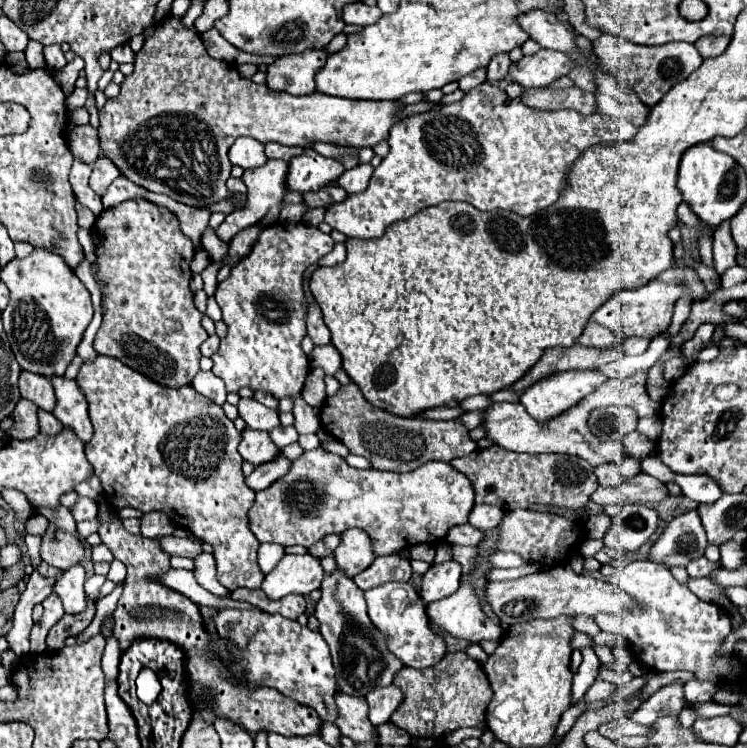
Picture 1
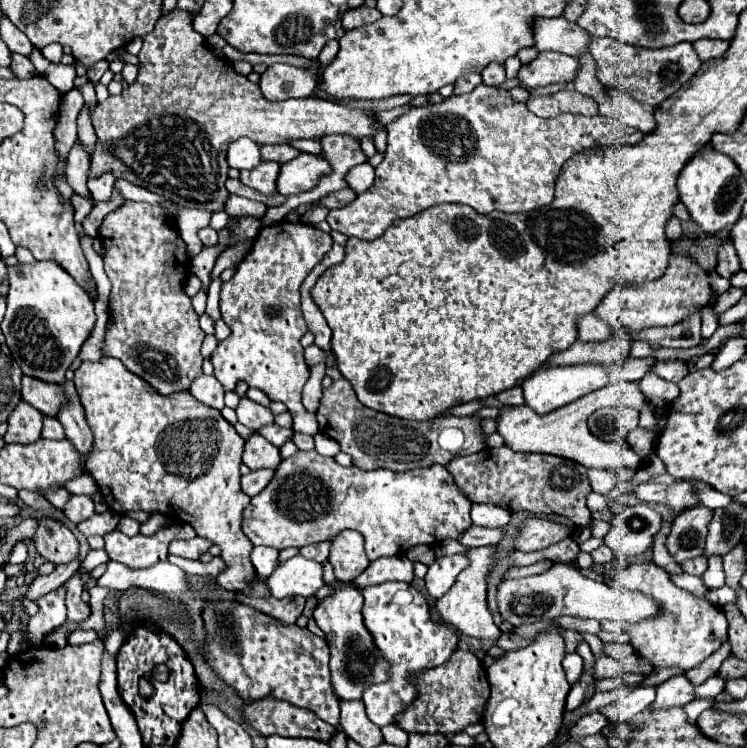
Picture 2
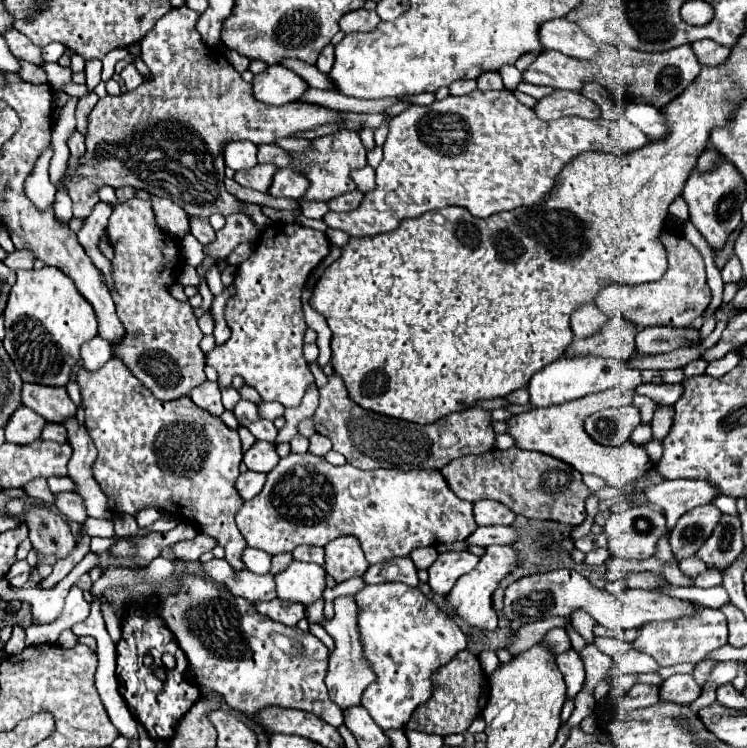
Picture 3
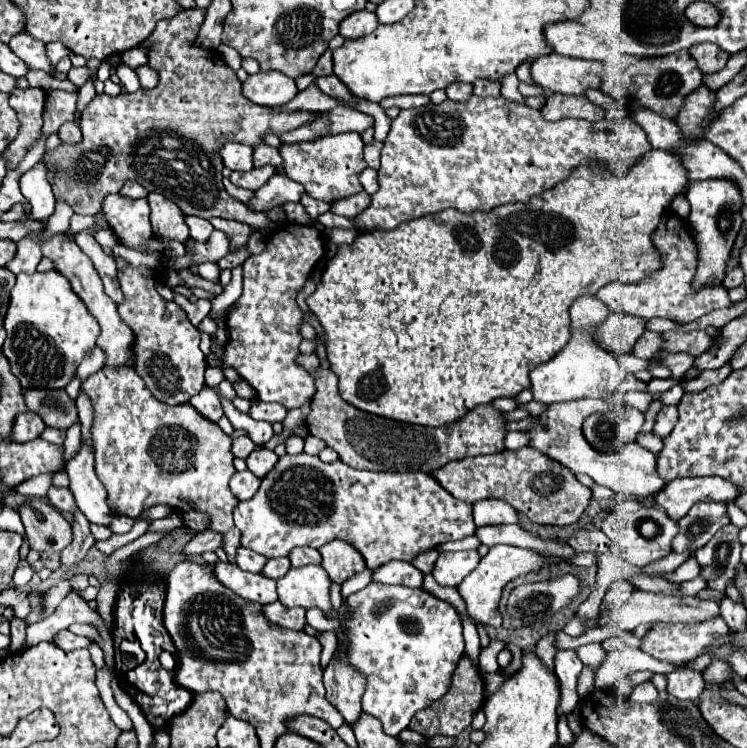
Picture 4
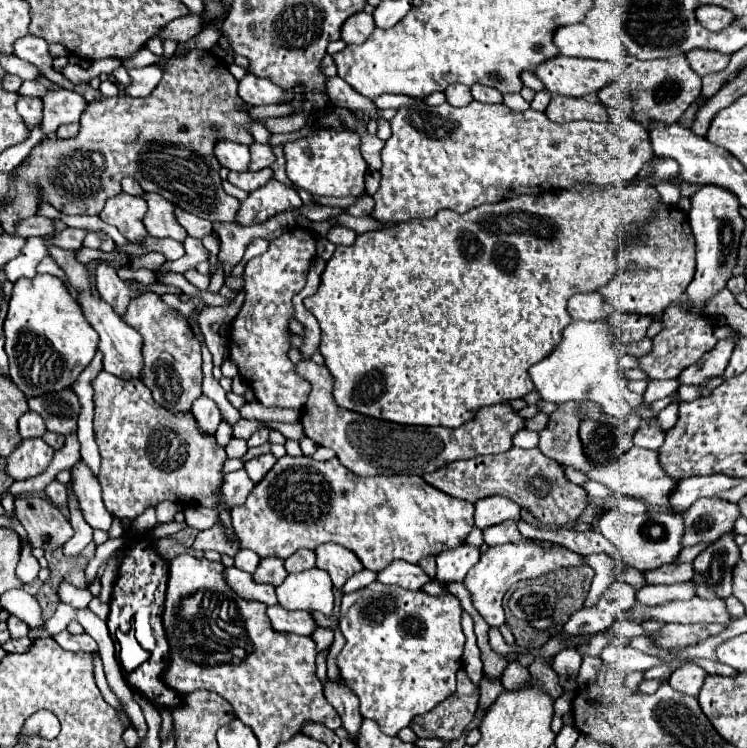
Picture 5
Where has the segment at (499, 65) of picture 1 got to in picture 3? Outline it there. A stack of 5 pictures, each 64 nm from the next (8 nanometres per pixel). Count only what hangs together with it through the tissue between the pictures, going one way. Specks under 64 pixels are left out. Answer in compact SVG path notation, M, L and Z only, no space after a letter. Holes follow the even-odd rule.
M486 70L478 76L478 90L500 90L500 88L504 88L504 84L498 70Z

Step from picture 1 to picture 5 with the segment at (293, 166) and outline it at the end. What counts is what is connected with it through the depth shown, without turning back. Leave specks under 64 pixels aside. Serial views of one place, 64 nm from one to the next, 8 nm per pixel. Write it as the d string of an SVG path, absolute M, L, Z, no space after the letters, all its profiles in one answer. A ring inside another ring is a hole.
M272 178L266 186L248 194L248 198L240 206L240 214L236 222L244 226L260 224L272 218L274 214L296 208L296 206L302 206L298 190L294 186L286 186L276 178Z

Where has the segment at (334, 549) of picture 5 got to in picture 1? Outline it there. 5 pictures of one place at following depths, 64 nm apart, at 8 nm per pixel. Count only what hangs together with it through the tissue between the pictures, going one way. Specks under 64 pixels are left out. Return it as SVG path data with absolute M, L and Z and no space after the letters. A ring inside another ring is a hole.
M346 530L342 534L342 544L334 550L334 558L348 576L356 576L376 560L372 538L364 530Z

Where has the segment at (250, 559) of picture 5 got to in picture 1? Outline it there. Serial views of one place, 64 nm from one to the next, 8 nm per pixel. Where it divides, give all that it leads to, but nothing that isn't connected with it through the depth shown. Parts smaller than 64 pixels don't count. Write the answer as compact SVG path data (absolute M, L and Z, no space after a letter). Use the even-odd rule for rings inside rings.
M272 542L260 544L260 548L258 548L258 564L260 564L260 570L264 574L268 574L278 564L278 560L282 556L284 556L284 548L282 546L272 544Z

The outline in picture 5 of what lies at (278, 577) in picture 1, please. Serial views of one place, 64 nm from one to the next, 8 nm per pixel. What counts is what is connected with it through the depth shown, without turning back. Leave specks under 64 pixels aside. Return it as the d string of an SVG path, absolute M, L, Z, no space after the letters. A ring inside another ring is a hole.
M320 568L288 574L286 580L276 588L278 604L286 610L318 610L332 616L334 596L332 580Z

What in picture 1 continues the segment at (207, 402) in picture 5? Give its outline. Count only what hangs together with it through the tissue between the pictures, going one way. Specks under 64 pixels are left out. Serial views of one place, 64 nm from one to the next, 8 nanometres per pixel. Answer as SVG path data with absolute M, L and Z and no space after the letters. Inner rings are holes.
M200 370L200 372L194 376L192 386L194 386L194 390L198 390L198 394L204 394L204 396L208 396L210 400L214 400L214 402L218 402L218 404L224 404L224 400L226 400L224 382L222 382L214 372L204 372L204 370Z

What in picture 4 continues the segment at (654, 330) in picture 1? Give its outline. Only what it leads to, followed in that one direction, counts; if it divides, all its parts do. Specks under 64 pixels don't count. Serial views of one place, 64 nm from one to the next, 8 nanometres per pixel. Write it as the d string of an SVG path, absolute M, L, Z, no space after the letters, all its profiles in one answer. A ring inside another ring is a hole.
M668 212L664 214L660 226L654 232L654 246L660 250L664 266L656 276L646 278L644 282L638 284L624 284L624 282L612 282L606 284L598 290L596 298L608 306L608 310L612 312L622 312L622 314L630 314L630 316L638 316L644 320L650 318L670 318L674 322L694 322L696 318L708 314L714 308L726 308L730 306L726 288L692 288L692 280L696 276L696 268L698 268L698 248L690 236L688 230L688 222L678 218L676 214Z

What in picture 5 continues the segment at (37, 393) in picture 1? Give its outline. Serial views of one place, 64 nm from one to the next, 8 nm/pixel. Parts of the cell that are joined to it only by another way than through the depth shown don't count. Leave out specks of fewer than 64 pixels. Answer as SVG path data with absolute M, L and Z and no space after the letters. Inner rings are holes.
M60 390L28 398L28 408L44 418L50 432L58 432L64 436L76 432L80 402L72 390Z

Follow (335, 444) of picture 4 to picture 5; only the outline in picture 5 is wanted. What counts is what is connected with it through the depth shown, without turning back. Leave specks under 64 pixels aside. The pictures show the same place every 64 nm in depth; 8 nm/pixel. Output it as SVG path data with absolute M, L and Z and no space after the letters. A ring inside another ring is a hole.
M322 258L314 260L314 266L308 270L308 282L302 292L294 296L294 312L296 320L300 320L306 328L304 336L304 362L296 366L298 374L302 378L310 380L312 392L302 408L300 414L300 424L306 432L308 438L312 438L316 444L332 448L338 456L338 460L354 474L362 476L378 476L378 474L418 474L424 476L428 472L434 472L454 460L466 460L474 458L480 454L500 454L512 448L512 434L524 428L524 420L516 416L516 412L504 404L494 404L494 406L484 406L476 412L476 418L464 422L458 428L428 428L428 426L404 426L404 424L394 424L370 416L362 416L358 412L352 412L348 408L342 408L334 400L334 378L328 372L326 366L318 366L316 362L308 360L314 352L318 352L320 344L320 326L316 318L306 310L304 298L314 294L320 286L320 274L324 270L326 262Z

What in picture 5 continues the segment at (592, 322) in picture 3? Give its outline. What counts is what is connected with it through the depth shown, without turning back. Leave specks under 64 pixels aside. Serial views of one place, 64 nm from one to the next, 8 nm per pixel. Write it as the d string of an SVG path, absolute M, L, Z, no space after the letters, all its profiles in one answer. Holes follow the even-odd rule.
M596 292L588 294L576 294L568 300L568 312L572 320L586 320L586 322L596 322L596 320L606 320L608 314L604 310L602 296Z

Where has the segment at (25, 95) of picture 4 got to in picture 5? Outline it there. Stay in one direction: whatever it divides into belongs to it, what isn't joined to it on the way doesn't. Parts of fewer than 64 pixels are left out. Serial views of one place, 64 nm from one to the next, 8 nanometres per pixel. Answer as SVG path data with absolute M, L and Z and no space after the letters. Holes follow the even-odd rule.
M18 96L16 110L22 116L28 132L42 122L42 100L36 96Z

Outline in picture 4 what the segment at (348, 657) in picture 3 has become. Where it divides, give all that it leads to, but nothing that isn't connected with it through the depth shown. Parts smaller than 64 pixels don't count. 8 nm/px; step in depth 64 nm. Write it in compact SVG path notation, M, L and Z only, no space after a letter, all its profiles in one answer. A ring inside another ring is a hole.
M344 602L338 610L340 628L334 630L340 646L338 646L336 656L330 660L330 664L324 670L324 686L326 686L326 700L330 700L330 704L340 710L346 724L354 724L358 720L358 714L362 712L360 698L364 694L366 678L362 676L360 670L356 670L348 662L348 648L350 648L350 638L346 634L348 632L346 628L348 612L350 610Z

